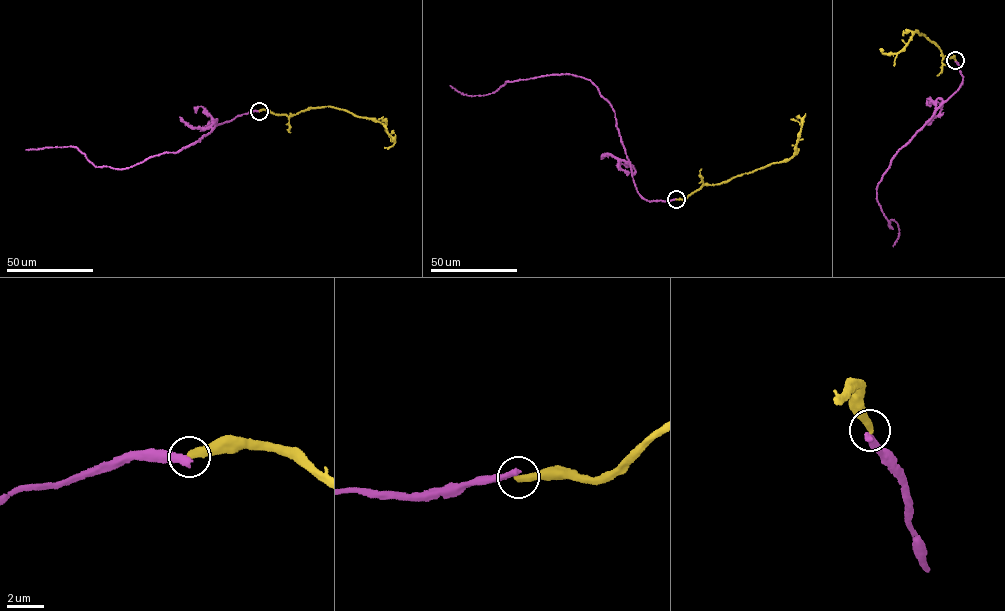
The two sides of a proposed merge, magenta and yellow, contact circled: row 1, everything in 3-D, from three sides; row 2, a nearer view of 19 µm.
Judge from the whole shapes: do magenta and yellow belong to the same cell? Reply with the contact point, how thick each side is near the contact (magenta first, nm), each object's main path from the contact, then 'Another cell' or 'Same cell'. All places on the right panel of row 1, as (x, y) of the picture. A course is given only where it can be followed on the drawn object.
Place: (955, 60). Thickness 380 nm (magenta) against 440 nm. Course of magenta: (955, 60), (963, 77), (958, 89), (897, 150), (877, 187), (889, 226), (894, 220), (899, 229), (893, 246). Course of yellow: (955, 60), (954, 55), (944, 57), (936, 44), (917, 30), (904, 49), (887, 54), (880, 49). Another cell

